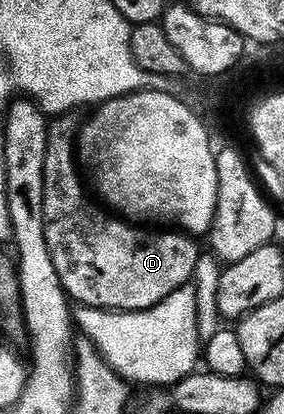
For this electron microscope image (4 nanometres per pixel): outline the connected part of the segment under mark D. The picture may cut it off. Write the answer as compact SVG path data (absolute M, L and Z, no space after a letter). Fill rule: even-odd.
M60 114L49 123L48 141L46 142L46 162L42 162L42 218L44 219L44 237L46 238L46 246L50 250L50 258L54 262L54 270L60 279L60 285L64 288L64 294L68 297L69 301L76 303L77 300L77 305L86 308L109 308L112 312L133 312L134 310L142 310L143 308L154 306L158 302L162 302L162 298L166 298L166 294L185 287L185 285L193 279L196 271L196 263L202 251L201 245L196 245L195 242L192 241L195 239L183 230L160 230L164 232L151 232L151 230L148 229L151 227L137 226L135 223L129 222L127 219L105 210L95 199L92 201L91 198L88 197L88 192L84 189L84 184L80 181L79 174L76 173L78 164L76 149L74 147L74 137L78 131L78 120L75 120L74 117L75 115L72 114Z

